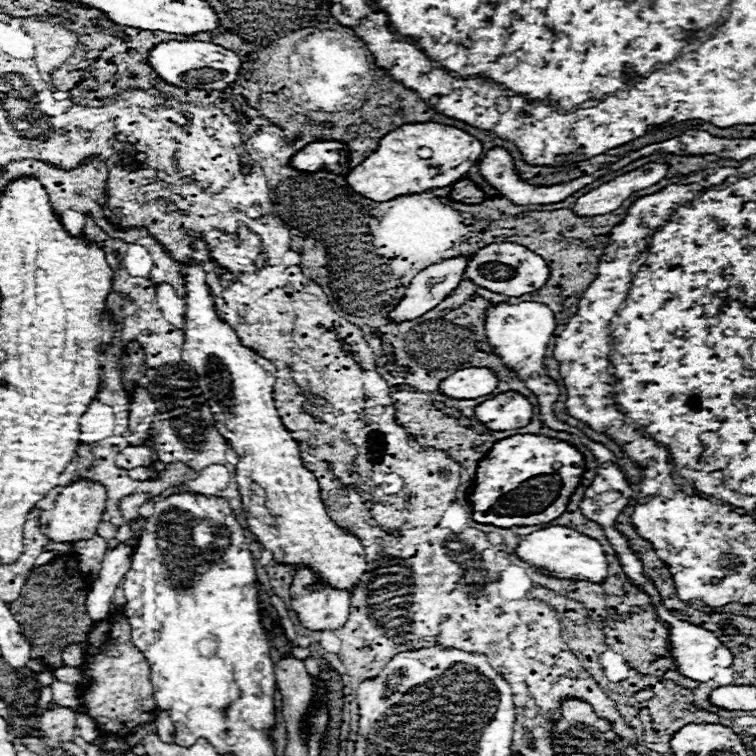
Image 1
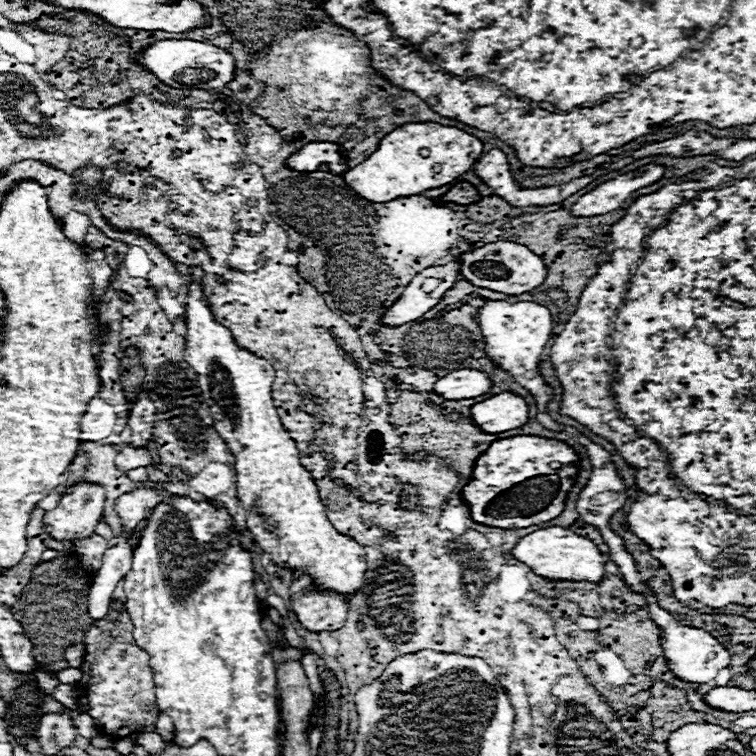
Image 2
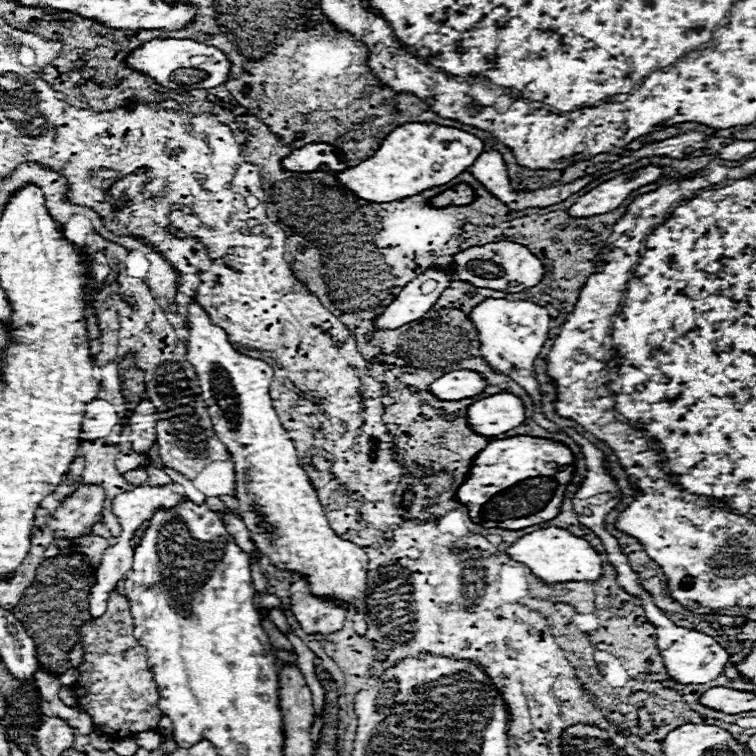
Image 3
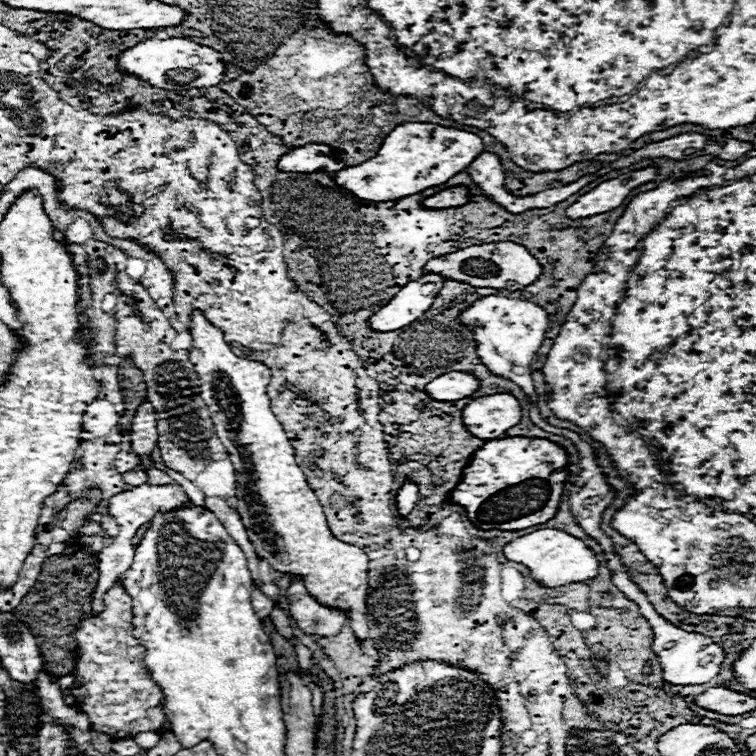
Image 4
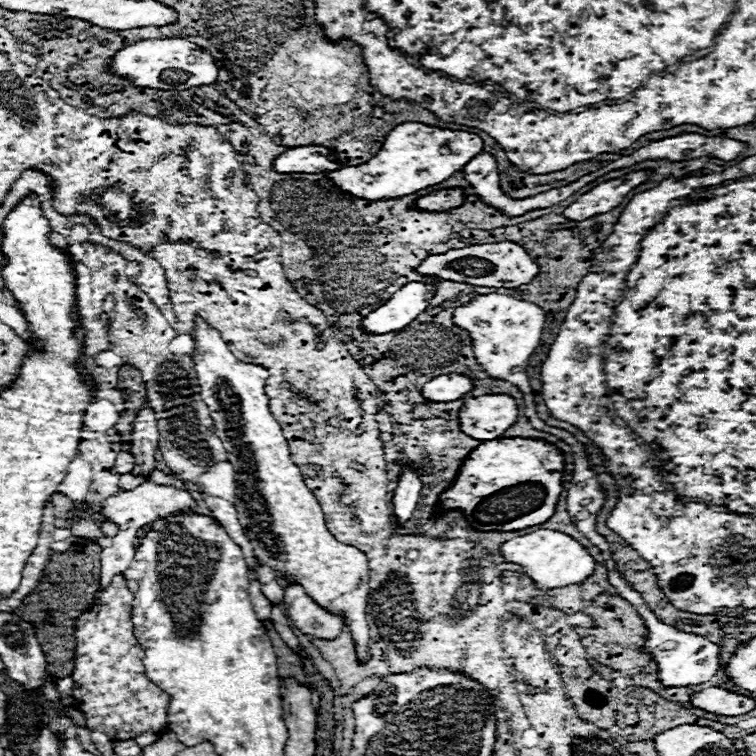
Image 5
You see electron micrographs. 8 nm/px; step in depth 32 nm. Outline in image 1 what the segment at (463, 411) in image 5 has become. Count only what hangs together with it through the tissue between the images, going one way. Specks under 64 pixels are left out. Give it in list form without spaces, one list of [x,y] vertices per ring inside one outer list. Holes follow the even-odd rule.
[[[504,392],[478,404],[474,414],[490,432],[504,432],[526,426],[532,418],[532,404],[518,392]]]

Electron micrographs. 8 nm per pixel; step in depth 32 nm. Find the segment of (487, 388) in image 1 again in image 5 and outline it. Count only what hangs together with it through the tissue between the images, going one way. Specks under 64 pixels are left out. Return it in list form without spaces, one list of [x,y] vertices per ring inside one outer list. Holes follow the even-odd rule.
[[[442,374],[422,386],[422,396],[430,402],[452,402],[472,390],[470,378],[462,374]]]

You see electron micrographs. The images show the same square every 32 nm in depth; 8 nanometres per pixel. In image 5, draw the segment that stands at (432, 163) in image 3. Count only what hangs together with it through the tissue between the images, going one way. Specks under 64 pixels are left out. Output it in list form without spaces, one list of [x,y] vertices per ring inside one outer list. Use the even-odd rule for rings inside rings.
[[[408,122],[388,132],[386,142],[372,160],[360,166],[344,166],[340,170],[328,172],[326,176],[336,188],[356,198],[364,200],[398,198],[444,182],[454,172],[464,168],[464,164],[468,164],[468,160],[472,160],[480,152],[482,152],[482,138],[476,134],[460,130],[440,130],[420,122]]]

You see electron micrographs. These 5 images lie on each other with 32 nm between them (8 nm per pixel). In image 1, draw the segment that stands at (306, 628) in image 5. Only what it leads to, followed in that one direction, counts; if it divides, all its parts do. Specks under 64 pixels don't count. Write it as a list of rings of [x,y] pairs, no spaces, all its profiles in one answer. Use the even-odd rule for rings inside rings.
[[[300,568],[294,576],[292,588],[290,588],[290,608],[298,614],[300,622],[308,630],[336,630],[344,626],[350,612],[350,592],[336,592],[334,588],[328,588],[316,580],[316,574],[310,572],[310,568]]]

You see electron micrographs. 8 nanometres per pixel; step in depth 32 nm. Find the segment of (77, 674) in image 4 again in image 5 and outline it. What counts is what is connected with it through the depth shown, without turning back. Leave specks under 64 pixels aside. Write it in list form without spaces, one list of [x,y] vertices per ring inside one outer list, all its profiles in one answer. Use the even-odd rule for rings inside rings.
[[[116,574],[112,578],[112,584],[106,586],[104,590],[96,592],[94,604],[84,610],[76,618],[76,654],[74,654],[74,700],[76,700],[76,710],[80,710],[86,718],[86,728],[90,732],[98,730],[108,734],[114,742],[124,742],[124,740],[134,740],[140,734],[146,732],[162,732],[168,726],[168,694],[158,688],[154,682],[146,678],[144,672],[144,648],[138,644],[134,638],[134,628],[132,628],[132,600],[134,594],[128,590],[124,574]]]

